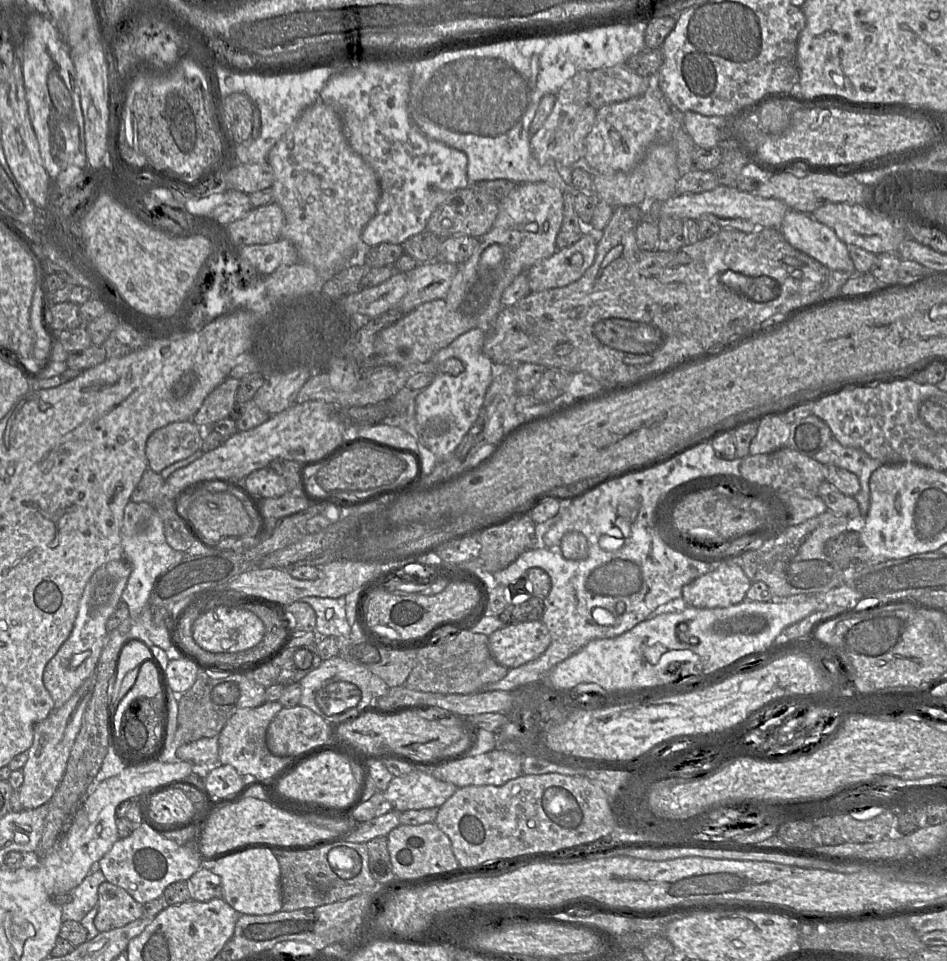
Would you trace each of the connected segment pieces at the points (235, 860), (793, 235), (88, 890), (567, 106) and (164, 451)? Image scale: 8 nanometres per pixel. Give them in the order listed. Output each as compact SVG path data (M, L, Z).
M253 848L244 852L204 861L222 880L222 898L241 914L264 915L282 911L281 870L269 849Z
M790 209L779 227L785 239L831 271L856 273L848 246L833 229L810 214Z
M101 870L89 873L82 882L68 893L53 896L52 902L61 907L62 922L82 918L97 904L98 887L106 879Z
M581 70L563 84L556 94L556 102L552 112L541 129L531 136L531 151L539 163L558 161L567 167L585 165L586 137L595 123L598 111L590 100L590 75L590 71Z
M191 420L173 422L153 431L146 442L148 468L160 473L200 449L204 429Z

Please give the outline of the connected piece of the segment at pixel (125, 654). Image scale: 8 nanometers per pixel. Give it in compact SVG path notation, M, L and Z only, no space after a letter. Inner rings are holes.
M138 640L128 641L123 646L118 657L116 673L108 686L108 699L111 702L115 701L124 676L136 666L149 660L151 656L153 655L150 649Z

